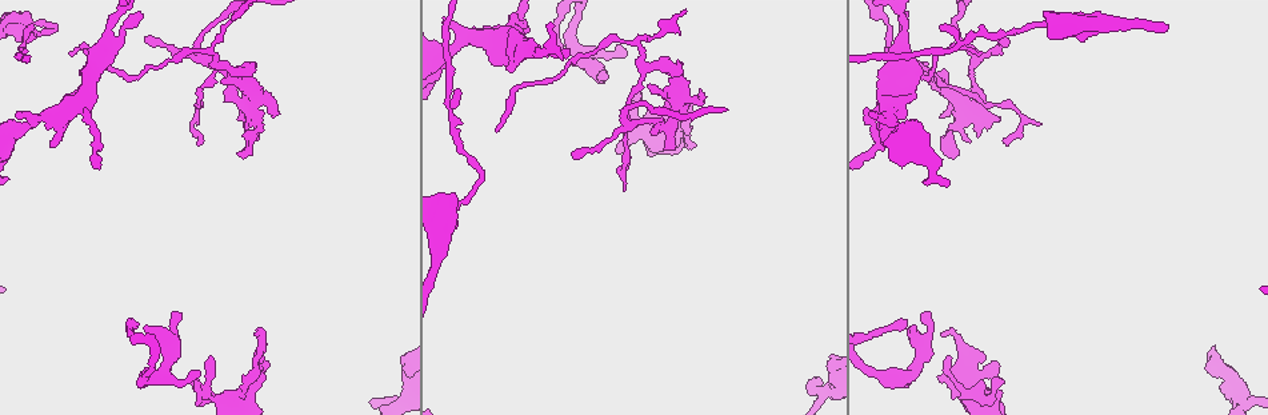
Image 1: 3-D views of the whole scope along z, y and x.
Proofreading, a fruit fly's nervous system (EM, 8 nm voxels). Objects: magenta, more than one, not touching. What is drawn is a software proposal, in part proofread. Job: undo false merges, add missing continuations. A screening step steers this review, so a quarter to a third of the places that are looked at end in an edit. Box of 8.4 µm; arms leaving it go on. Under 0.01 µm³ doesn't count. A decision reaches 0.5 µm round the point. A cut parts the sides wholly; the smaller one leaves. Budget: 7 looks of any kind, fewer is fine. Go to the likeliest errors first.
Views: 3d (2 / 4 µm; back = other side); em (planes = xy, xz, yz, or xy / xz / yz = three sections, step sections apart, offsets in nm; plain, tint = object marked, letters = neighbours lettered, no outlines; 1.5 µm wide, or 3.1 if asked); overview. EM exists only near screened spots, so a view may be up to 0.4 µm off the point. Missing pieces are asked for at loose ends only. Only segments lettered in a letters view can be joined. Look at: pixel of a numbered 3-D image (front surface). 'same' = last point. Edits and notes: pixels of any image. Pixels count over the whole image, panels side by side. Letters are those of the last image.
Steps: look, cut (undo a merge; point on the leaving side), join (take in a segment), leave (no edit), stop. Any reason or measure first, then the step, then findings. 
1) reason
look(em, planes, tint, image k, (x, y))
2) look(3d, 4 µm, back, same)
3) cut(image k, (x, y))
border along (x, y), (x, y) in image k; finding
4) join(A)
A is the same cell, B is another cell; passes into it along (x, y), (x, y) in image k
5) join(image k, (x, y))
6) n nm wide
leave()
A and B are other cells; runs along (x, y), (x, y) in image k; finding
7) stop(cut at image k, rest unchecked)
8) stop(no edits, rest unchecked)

four arms meet
look(em, planes, letters, image 1, (643, 68))

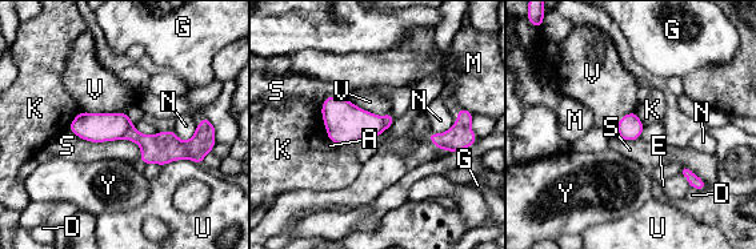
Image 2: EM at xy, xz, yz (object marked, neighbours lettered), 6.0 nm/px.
cut(image 2, (91, 127))
A, D, E, G, K, M, N, S, U, V and Y are other cells; border along (132, 124), (122, 137) in image 2; a second neuron is stuck on

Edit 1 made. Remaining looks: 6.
look(overview)

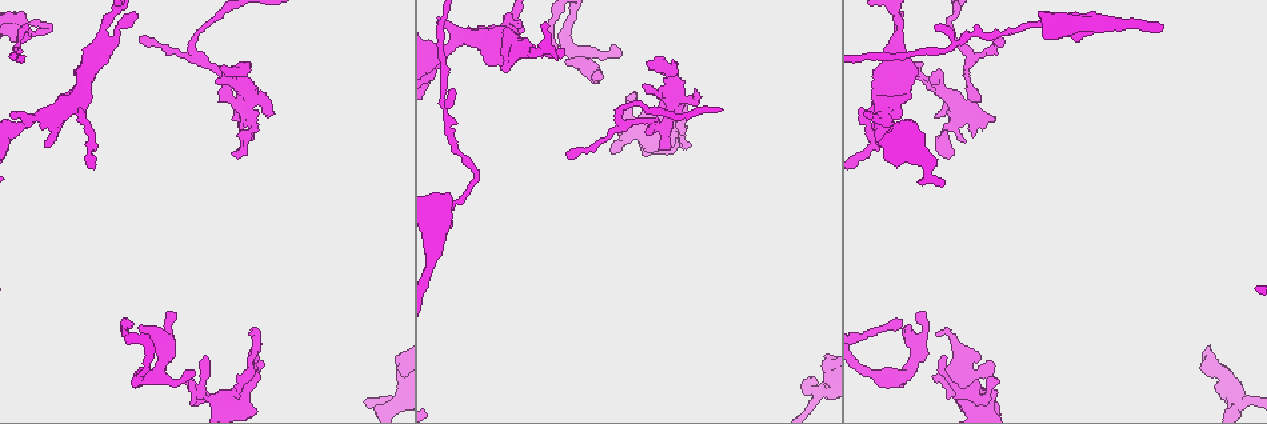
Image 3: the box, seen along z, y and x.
free end
look(3d, 2 µm, image 3, (993, 377))

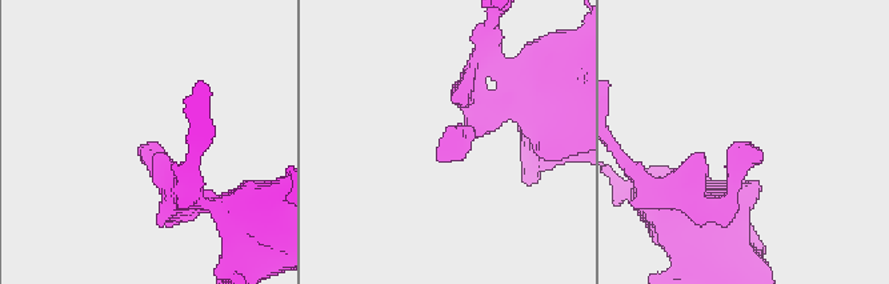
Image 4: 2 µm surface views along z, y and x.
shape alone is not enough
look(em, planes, letters, image 4, (753, 146))

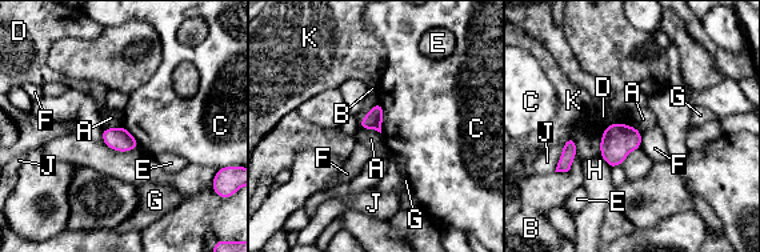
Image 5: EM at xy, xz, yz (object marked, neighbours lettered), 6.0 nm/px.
leave()
A, B, C, D, E, F, G, H, J and K are other cells; no lettered segment goes on from it

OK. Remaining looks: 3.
an open end
look(3d, 4 µm, back, image 3, (661, 148))

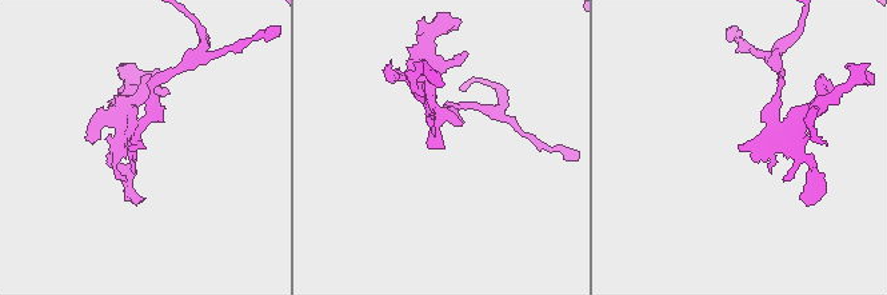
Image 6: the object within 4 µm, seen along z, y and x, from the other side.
look(em, yz, step 8, tint, image 6, (441, 147))

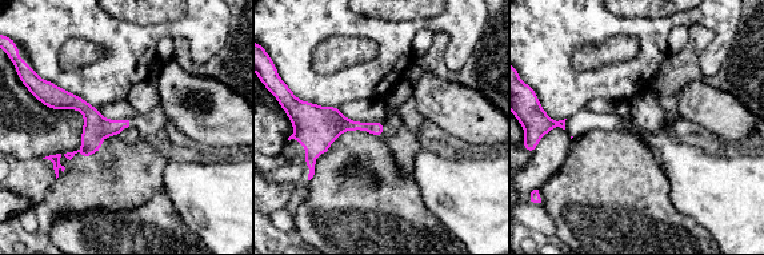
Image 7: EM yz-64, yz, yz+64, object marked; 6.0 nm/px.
look(em, xy, step 8, letters, same)

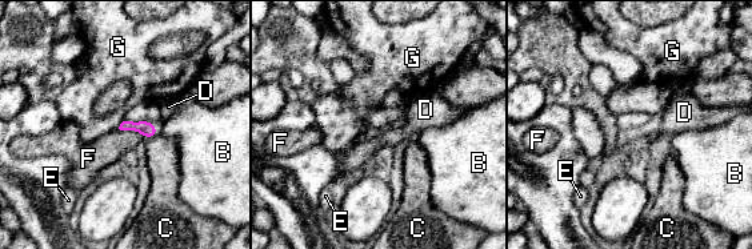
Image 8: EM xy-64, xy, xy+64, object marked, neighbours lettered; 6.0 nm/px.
100 nm wide
leave()
B, C, D, E, F and G are other cells; border along (119, 128), (138, 131), (143, 136) in image 8; none of them fits

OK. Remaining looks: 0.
stop(cut at image 2, rest unchecked)

